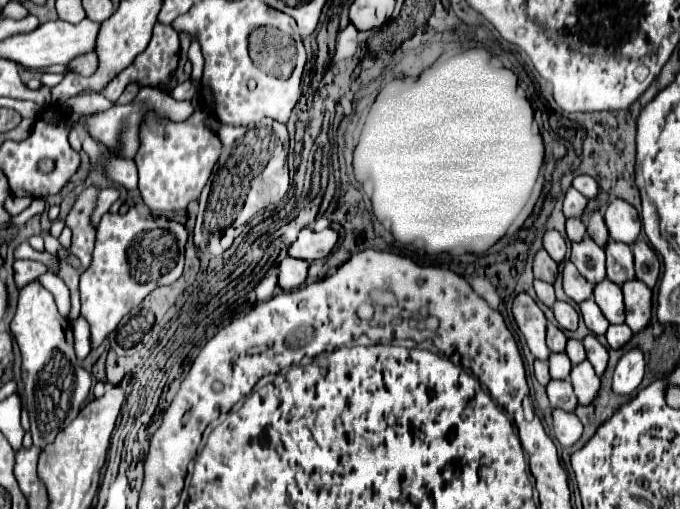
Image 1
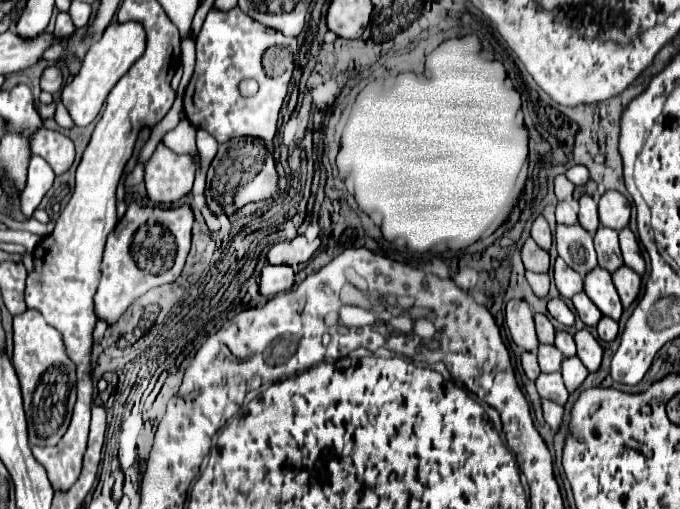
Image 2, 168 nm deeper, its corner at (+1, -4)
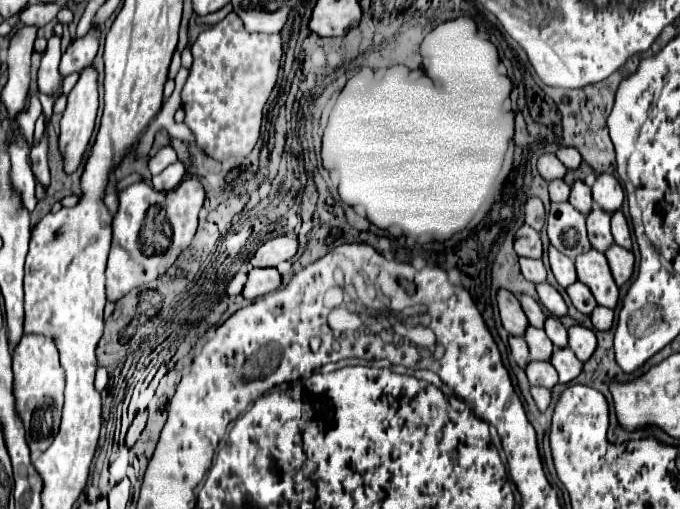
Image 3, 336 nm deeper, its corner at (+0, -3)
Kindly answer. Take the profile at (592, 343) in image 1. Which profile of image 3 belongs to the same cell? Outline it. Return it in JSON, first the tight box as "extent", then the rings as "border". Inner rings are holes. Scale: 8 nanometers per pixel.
{"extent":[568,325,596,363],"border":[[[574,325],[568,329],[568,339],[570,339],[570,349],[576,353],[576,357],[586,363],[594,351],[596,351],[596,335],[592,329],[584,325]]]}

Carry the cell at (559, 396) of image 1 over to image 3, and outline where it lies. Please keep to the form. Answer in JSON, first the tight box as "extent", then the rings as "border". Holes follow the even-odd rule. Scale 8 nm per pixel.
{"extent":[526,361,558,389],"border":[[[530,361],[528,363],[528,369],[526,369],[526,375],[530,379],[530,385],[536,385],[536,387],[546,387],[546,389],[554,389],[558,385],[558,375],[556,375],[556,369],[552,367],[552,363],[544,361]]]}

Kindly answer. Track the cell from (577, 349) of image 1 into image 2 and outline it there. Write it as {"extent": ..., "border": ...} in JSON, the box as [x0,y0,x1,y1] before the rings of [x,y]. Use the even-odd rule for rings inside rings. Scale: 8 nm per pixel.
{"extent":[553,330,575,356],"border":[[[557,330],[555,332],[555,342],[553,342],[561,352],[563,356],[575,356],[575,340],[569,332],[563,332],[563,330]]]}

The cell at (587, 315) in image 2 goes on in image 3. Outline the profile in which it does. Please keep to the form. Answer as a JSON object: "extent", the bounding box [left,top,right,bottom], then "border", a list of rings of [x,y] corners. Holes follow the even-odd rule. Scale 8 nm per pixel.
{"extent":[566,281,598,315],"border":[[[576,281],[572,287],[568,287],[566,293],[568,293],[572,305],[574,305],[580,313],[584,313],[584,315],[590,315],[590,313],[594,311],[594,307],[598,305],[596,299],[594,299],[594,295],[590,293],[590,289],[588,289],[584,283],[580,283],[580,281]]]}

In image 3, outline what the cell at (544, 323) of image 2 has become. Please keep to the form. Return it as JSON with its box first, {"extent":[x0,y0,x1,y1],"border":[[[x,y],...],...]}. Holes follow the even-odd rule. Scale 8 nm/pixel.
{"extent":[520,295,546,329],"border":[[[522,295],[522,297],[520,297],[520,303],[522,303],[522,309],[524,309],[530,325],[542,329],[544,323],[546,323],[546,315],[544,315],[542,307],[540,307],[532,297],[528,297],[528,295]]]}

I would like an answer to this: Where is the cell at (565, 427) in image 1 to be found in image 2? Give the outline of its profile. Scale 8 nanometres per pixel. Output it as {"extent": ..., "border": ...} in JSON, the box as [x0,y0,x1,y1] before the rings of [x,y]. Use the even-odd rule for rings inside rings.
{"extent":[543,400,563,430],"border":[[[543,400],[543,418],[553,430],[557,430],[563,420],[563,406],[559,406],[551,400]]]}

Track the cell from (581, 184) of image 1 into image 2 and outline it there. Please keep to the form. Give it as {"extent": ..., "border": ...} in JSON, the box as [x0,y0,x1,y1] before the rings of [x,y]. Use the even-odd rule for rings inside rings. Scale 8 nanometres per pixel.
{"extent":[567,164,589,186],"border":[[[577,164],[577,166],[571,166],[571,168],[567,170],[567,178],[569,178],[575,186],[581,186],[581,184],[585,184],[585,182],[589,180],[589,172],[587,172],[585,166]]]}

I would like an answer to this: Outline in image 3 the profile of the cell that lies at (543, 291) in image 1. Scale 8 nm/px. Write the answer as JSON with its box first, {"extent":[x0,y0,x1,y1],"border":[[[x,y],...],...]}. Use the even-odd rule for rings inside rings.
{"extent":[520,259,546,285],"border":[[[520,259],[520,269],[522,269],[522,275],[526,281],[538,285],[538,283],[544,283],[546,281],[546,267],[540,259]]]}

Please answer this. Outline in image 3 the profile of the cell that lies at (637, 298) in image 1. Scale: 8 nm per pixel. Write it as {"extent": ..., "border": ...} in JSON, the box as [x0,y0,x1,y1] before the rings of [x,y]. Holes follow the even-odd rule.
{"extent":[606,247,634,287],"border":[[[610,247],[610,251],[606,253],[606,259],[610,263],[614,281],[618,287],[622,287],[634,273],[634,255],[630,251],[624,251],[622,247]]]}

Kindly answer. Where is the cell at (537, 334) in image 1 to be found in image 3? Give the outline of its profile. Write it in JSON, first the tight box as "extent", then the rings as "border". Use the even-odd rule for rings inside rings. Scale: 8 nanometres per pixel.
{"extent":[498,289,528,335],"border":[[[500,289],[498,291],[498,309],[500,309],[500,319],[504,329],[510,335],[524,335],[524,331],[528,329],[528,319],[526,313],[518,301],[518,297],[514,297],[510,291]]]}

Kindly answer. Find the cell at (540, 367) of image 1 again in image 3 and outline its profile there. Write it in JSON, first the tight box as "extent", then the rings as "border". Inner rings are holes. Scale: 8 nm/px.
{"extent":[510,337,530,369],"border":[[[510,337],[510,351],[512,351],[512,357],[518,363],[518,367],[526,369],[530,363],[530,351],[528,351],[526,341],[522,337]]]}

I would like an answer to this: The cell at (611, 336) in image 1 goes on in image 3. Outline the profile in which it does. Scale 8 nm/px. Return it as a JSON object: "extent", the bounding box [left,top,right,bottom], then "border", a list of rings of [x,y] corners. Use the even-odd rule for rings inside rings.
{"extent":[590,307,614,331],"border":[[[596,307],[596,309],[592,311],[590,319],[592,319],[594,329],[598,329],[598,331],[608,331],[608,329],[612,327],[612,323],[614,323],[614,311],[608,309],[608,307]]]}

